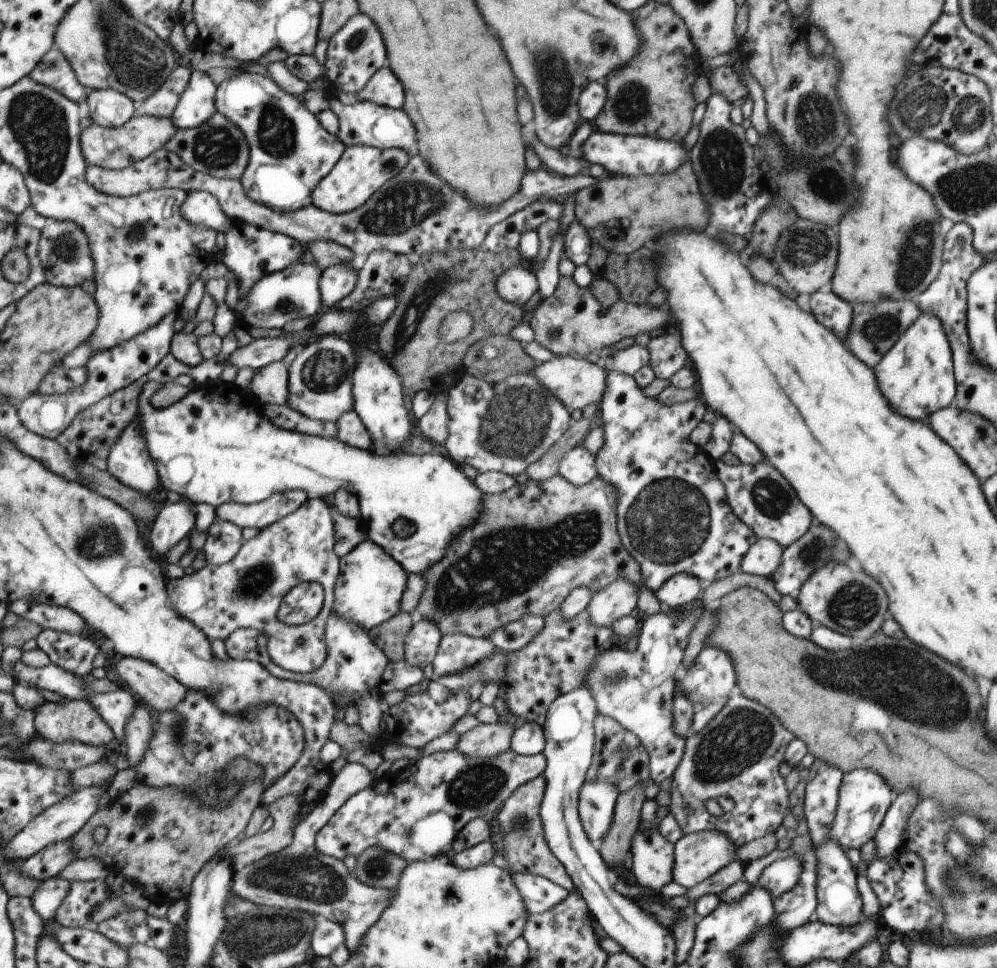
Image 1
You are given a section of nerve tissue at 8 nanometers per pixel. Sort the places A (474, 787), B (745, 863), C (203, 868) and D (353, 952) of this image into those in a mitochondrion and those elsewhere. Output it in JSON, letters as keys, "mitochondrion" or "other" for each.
{"A":"mitochondrion","B":"other","C":"other","D":"other"}

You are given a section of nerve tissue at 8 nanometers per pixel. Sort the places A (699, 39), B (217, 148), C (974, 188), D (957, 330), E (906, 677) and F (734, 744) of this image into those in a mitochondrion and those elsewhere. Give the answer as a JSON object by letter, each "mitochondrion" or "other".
{"A":"other","B":"mitochondrion","C":"mitochondrion","D":"other","E":"mitochondrion","F":"mitochondrion"}

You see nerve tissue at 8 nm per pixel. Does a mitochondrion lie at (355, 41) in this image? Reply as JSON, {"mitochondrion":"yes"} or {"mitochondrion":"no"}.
{"mitochondrion":"yes"}

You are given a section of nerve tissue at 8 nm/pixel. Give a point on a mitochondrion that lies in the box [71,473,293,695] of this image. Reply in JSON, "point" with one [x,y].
{"point":[98,543]}

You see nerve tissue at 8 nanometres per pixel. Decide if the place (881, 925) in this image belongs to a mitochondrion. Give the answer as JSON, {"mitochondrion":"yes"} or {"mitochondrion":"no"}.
{"mitochondrion":"no"}

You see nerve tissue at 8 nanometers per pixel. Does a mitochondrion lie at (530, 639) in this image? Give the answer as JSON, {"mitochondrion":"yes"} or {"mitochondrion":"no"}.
{"mitochondrion":"no"}

